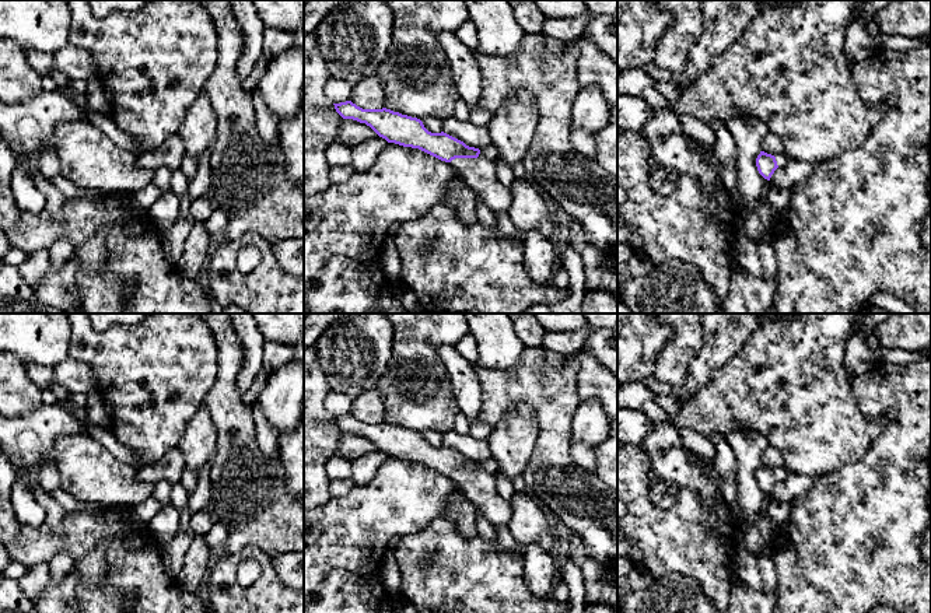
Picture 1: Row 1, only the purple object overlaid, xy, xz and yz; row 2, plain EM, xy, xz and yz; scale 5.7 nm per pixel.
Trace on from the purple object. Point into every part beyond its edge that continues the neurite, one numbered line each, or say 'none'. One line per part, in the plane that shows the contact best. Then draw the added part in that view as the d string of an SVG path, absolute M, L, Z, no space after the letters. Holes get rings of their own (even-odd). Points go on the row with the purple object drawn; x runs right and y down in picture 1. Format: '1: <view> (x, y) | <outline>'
1: xz (480, 174) | M484 157L455 158L451 164L494 214L508 213L512 203L511 190L497 179L494 161Z

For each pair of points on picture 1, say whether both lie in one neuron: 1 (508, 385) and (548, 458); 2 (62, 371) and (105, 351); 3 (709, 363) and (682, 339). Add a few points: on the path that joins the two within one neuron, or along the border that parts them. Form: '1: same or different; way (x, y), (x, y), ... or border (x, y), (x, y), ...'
1: same; way (529, 395), (548, 413), (548, 437)
2: different; border (69, 356), (86, 363), (91, 368), (98, 389)
3: different; border (702, 328), (702, 351), (690, 363), (683, 384)

